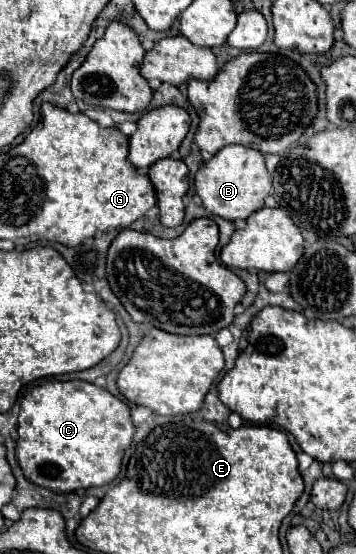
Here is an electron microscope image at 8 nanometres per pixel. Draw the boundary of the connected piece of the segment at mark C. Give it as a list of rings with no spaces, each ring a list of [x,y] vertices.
[[[48,380],[24,390],[18,414],[16,460],[24,476],[52,492],[64,494],[110,484],[134,436],[130,408],[108,390],[90,382]]]

